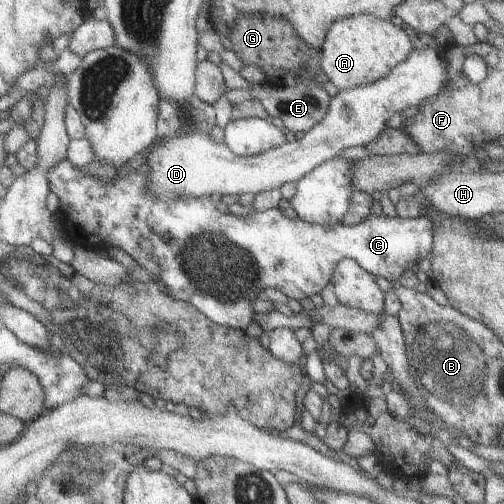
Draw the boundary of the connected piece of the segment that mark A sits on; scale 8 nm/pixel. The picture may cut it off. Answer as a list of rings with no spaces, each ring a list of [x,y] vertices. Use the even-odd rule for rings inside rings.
[[[357,14],[337,18],[327,28],[318,50],[318,68],[339,91],[370,84],[382,78],[413,51],[412,40],[388,20]]]

